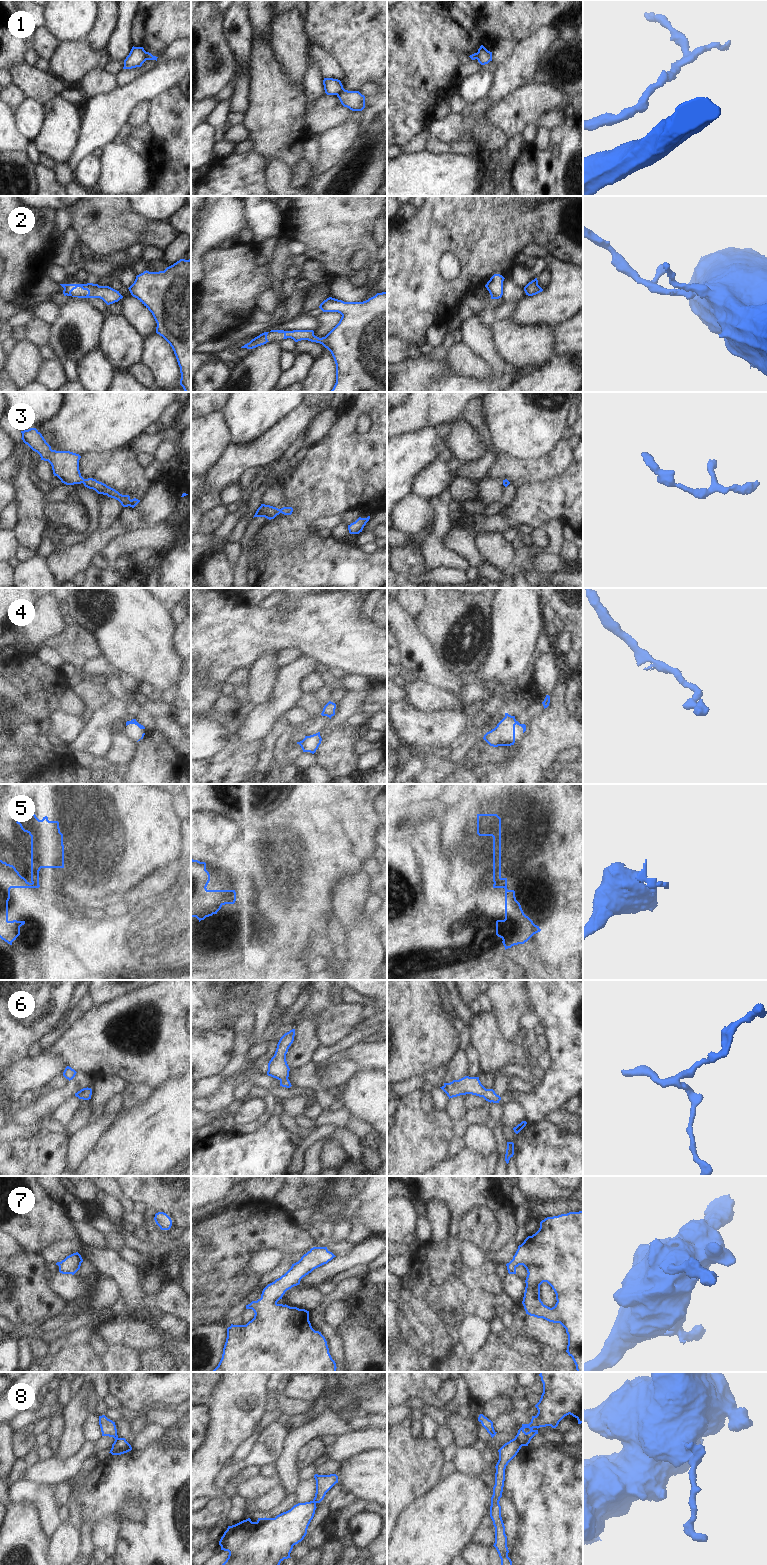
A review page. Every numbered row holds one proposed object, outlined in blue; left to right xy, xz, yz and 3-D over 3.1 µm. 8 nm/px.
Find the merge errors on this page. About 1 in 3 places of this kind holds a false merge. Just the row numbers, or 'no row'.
1, 5, 8

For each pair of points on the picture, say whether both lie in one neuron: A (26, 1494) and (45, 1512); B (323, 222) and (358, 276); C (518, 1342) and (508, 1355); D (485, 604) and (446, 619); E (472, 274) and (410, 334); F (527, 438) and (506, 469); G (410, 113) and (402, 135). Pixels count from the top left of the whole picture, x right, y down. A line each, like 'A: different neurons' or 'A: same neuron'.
A: same neuron
B: same neuron
C: different neurons
D: same neuron
E: same neuron
F: different neurons
G: same neuron

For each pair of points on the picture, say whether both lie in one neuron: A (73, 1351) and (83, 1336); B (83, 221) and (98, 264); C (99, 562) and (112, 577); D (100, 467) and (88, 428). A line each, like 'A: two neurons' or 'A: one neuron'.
A: two neurons
B: two neurons
C: two neurons
D: two neurons

